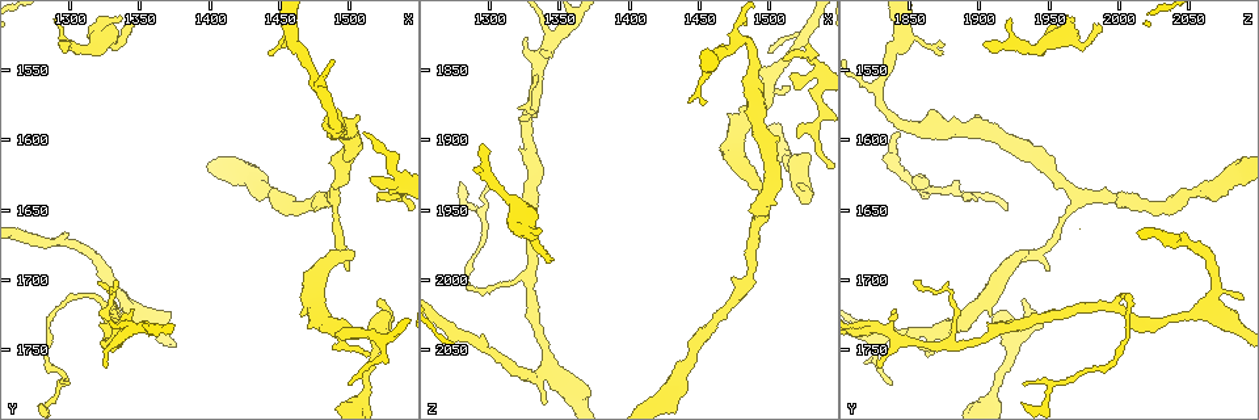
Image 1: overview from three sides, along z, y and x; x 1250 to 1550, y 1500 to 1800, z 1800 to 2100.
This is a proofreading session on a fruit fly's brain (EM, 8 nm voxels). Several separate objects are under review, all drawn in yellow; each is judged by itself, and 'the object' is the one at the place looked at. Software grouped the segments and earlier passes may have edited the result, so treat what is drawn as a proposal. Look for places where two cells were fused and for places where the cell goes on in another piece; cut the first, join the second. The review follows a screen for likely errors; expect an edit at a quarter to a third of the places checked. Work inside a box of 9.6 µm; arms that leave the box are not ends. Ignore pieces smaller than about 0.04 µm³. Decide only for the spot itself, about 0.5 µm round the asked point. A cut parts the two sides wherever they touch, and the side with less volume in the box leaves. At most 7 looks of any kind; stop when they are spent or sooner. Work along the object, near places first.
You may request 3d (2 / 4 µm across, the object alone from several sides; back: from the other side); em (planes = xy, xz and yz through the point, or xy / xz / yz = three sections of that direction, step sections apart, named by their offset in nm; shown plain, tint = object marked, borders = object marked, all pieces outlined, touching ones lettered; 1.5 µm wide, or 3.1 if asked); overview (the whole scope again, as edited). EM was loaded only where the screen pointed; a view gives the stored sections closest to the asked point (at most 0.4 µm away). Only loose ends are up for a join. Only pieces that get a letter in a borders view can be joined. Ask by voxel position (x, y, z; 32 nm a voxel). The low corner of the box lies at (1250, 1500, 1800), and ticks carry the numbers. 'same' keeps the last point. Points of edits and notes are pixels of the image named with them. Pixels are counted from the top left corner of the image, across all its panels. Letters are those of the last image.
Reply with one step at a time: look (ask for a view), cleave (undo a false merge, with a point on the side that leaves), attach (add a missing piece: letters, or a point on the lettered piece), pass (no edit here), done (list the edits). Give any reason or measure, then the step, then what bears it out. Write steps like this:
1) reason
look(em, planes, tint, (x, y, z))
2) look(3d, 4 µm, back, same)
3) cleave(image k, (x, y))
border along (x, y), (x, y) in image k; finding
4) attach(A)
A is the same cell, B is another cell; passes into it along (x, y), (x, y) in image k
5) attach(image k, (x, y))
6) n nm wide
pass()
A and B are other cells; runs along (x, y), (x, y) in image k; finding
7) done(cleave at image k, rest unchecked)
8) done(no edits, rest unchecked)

an open end
look(em, planes, borders, (1518, 1714, 1934))

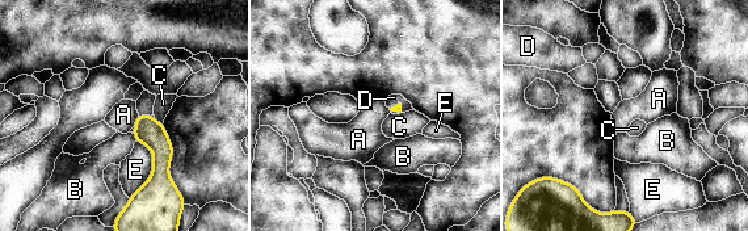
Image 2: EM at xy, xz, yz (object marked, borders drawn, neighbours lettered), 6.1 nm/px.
attach(D)
D is the same cell, A, B, C and E are other cells; passes into it along (148, 131), (146, 114), (145, 104) in image 2; the cell continues

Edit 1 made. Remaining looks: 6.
look(overview)

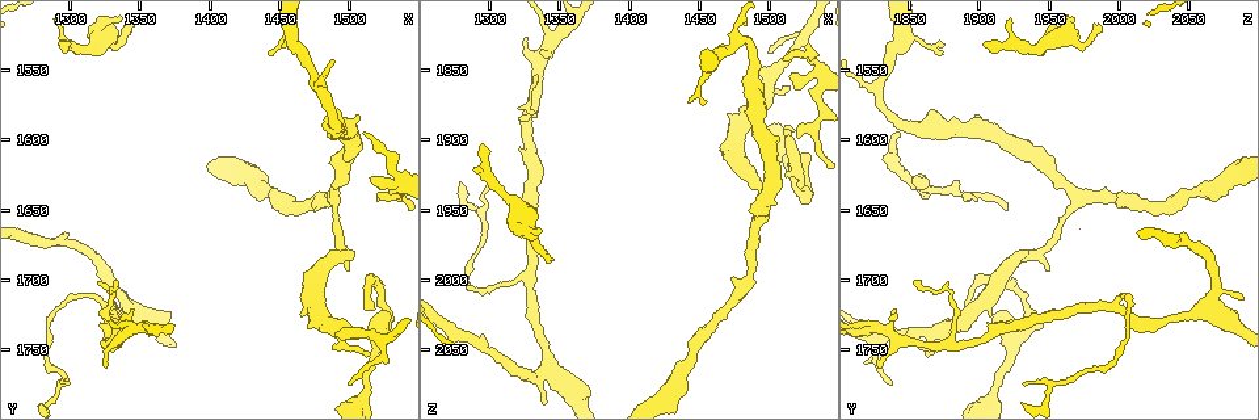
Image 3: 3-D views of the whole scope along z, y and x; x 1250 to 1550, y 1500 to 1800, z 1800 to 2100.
an open end
look(em, planes, borders, (1514, 1630, 1854))

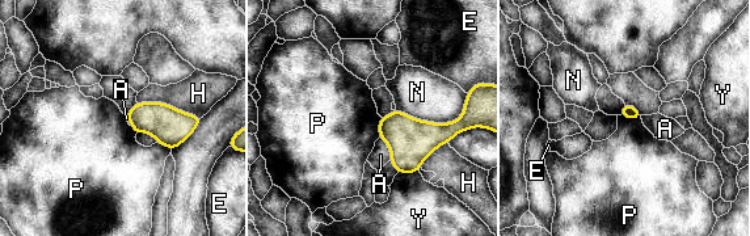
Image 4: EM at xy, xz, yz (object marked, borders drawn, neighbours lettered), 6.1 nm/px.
pass()
A, E, H, N, P and Y are other cells; border along (619, 114), (627, 118), (640, 118) in image 4; no lettered piece goes on from it

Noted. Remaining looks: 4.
thin neck
look(3d, 4 µm, (1286, 1734, 2006))

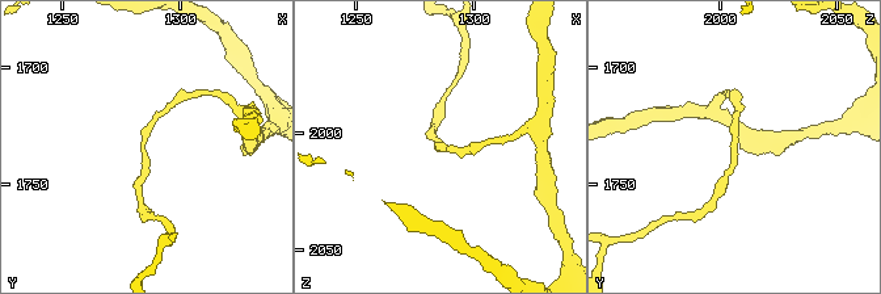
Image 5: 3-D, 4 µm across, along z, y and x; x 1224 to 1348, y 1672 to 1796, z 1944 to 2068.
look(em, yz, step 8, borders, (1284, 1737, 2007))

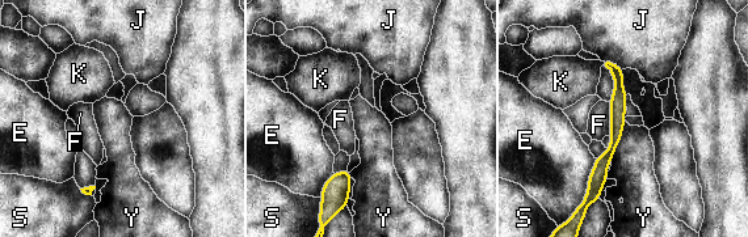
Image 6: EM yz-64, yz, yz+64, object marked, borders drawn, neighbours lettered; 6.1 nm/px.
cut it another way
look(em, planes, borders, same)

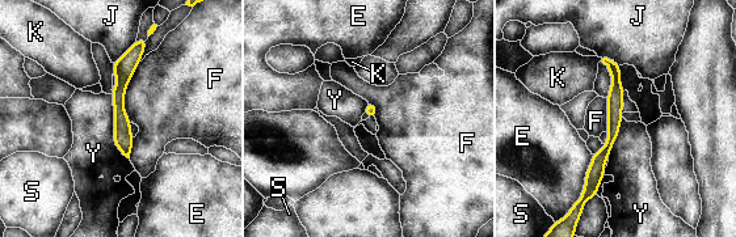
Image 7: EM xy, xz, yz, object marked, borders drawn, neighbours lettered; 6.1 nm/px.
Y touches over 420 nm
pass()
E, F, J, K, S and Y are other cells; border along (110, 94), (113, 143), (129, 159) in image 7; continuous, no second cell

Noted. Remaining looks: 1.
done(attach at image 2, rest unchecked)

